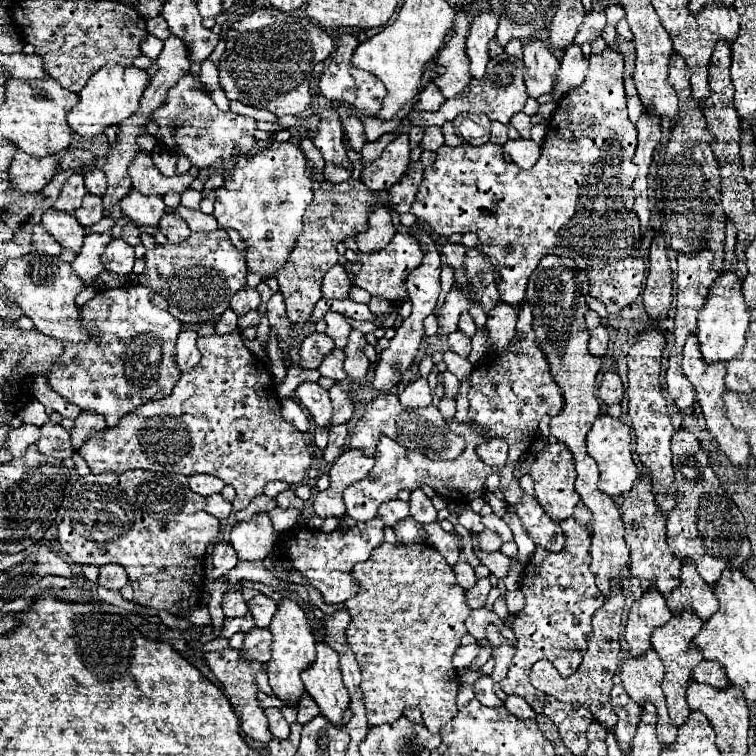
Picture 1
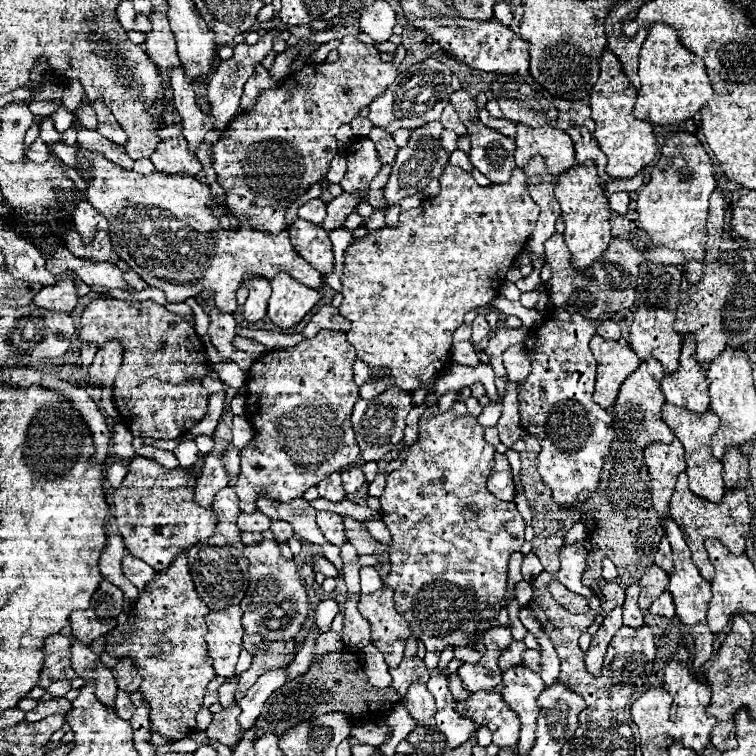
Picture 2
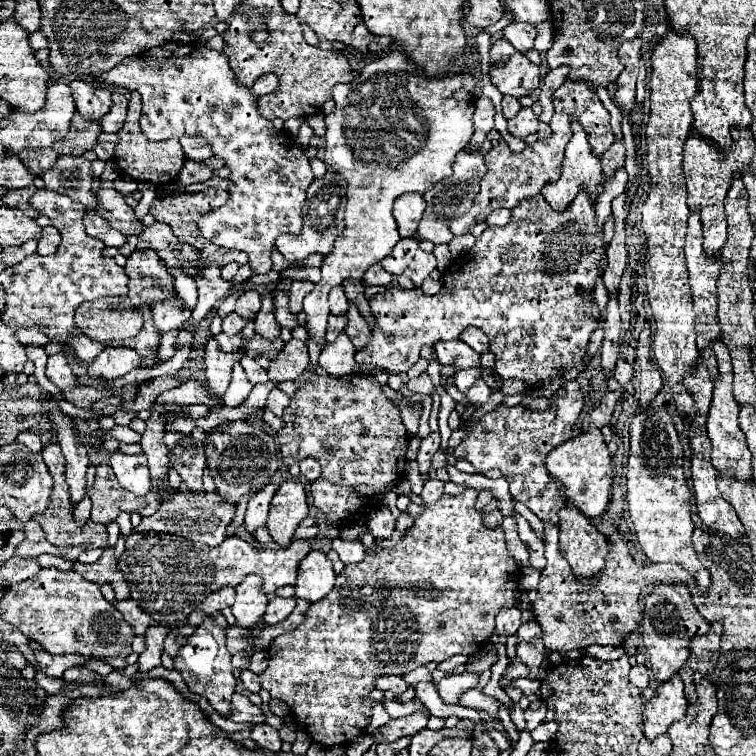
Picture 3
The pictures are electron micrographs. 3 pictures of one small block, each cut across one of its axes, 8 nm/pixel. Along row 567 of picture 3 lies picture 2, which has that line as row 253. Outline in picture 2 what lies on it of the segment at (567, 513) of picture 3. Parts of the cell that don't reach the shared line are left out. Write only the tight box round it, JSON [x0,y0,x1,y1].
[556,162,612,270]

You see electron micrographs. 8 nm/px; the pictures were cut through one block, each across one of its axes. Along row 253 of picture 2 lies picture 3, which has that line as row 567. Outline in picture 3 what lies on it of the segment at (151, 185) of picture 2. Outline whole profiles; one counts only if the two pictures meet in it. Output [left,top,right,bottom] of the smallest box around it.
[118,532,310,626]

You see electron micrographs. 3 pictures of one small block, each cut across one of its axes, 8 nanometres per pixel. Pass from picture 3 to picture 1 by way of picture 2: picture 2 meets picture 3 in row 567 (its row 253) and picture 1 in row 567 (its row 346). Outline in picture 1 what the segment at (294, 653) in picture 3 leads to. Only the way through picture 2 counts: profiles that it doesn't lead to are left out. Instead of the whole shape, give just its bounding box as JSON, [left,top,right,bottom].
[346,542,470,732]

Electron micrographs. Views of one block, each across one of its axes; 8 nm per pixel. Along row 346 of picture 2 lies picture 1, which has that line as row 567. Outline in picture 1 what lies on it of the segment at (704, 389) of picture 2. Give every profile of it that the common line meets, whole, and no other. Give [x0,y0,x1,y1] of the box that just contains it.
[666,560,718,620]

